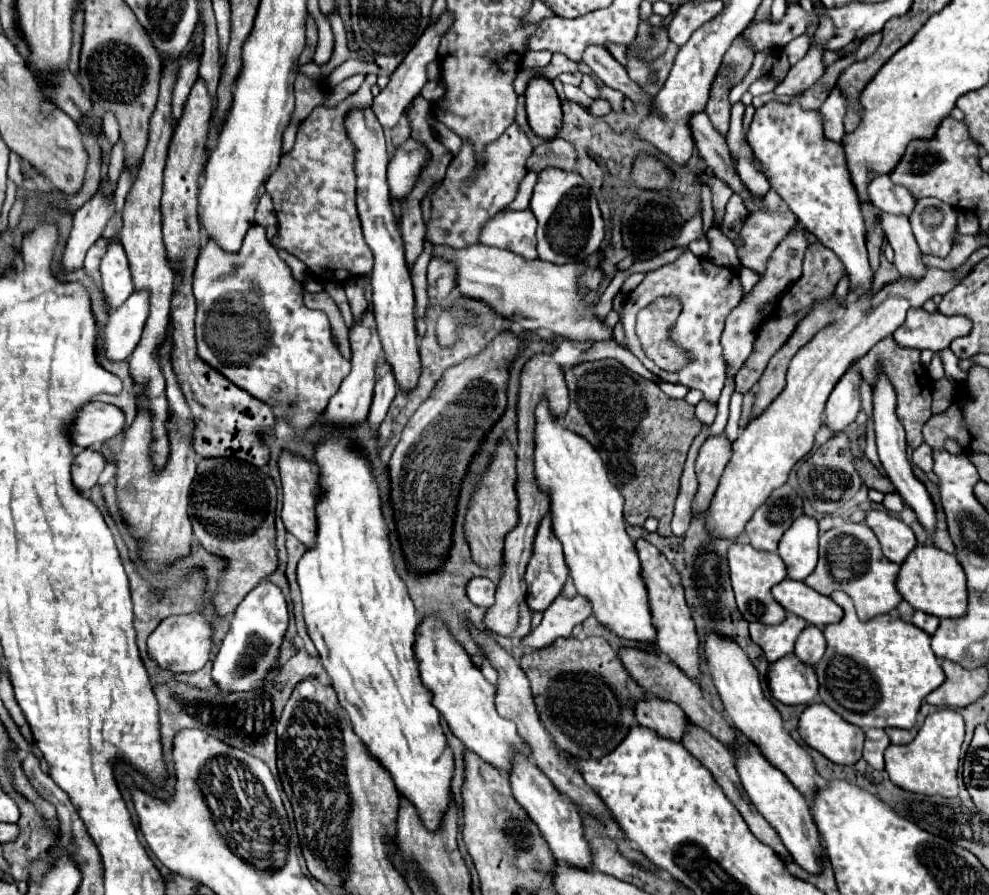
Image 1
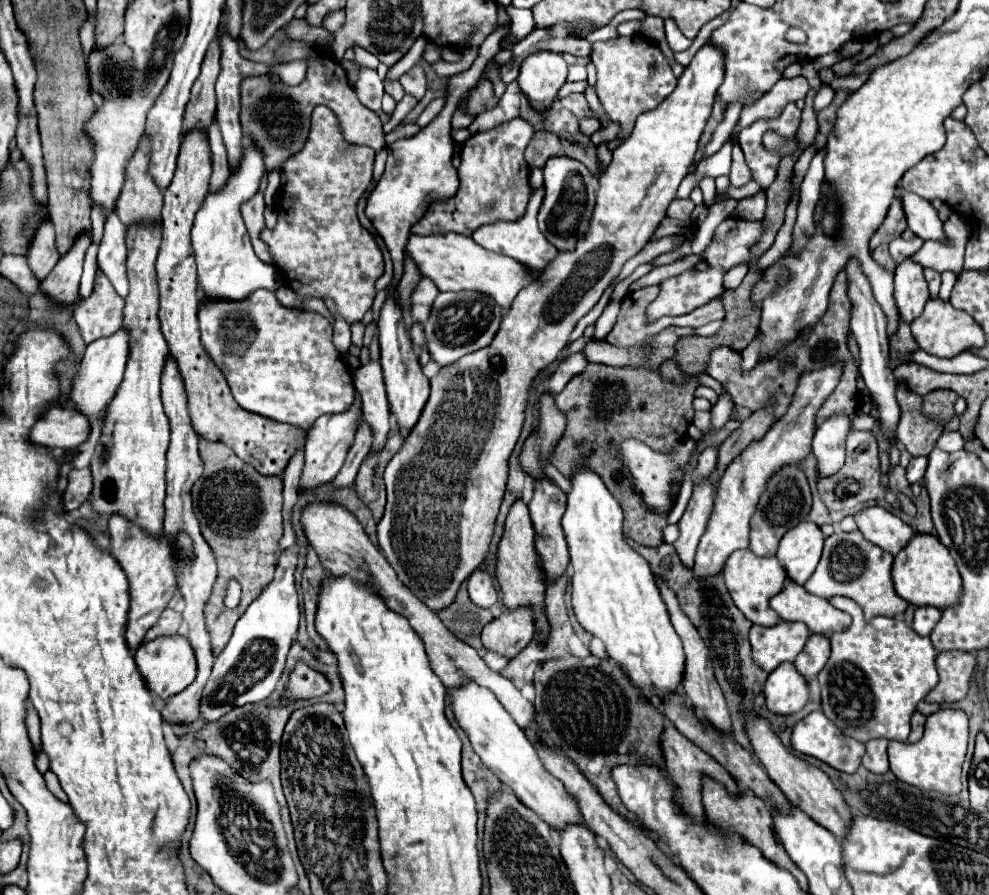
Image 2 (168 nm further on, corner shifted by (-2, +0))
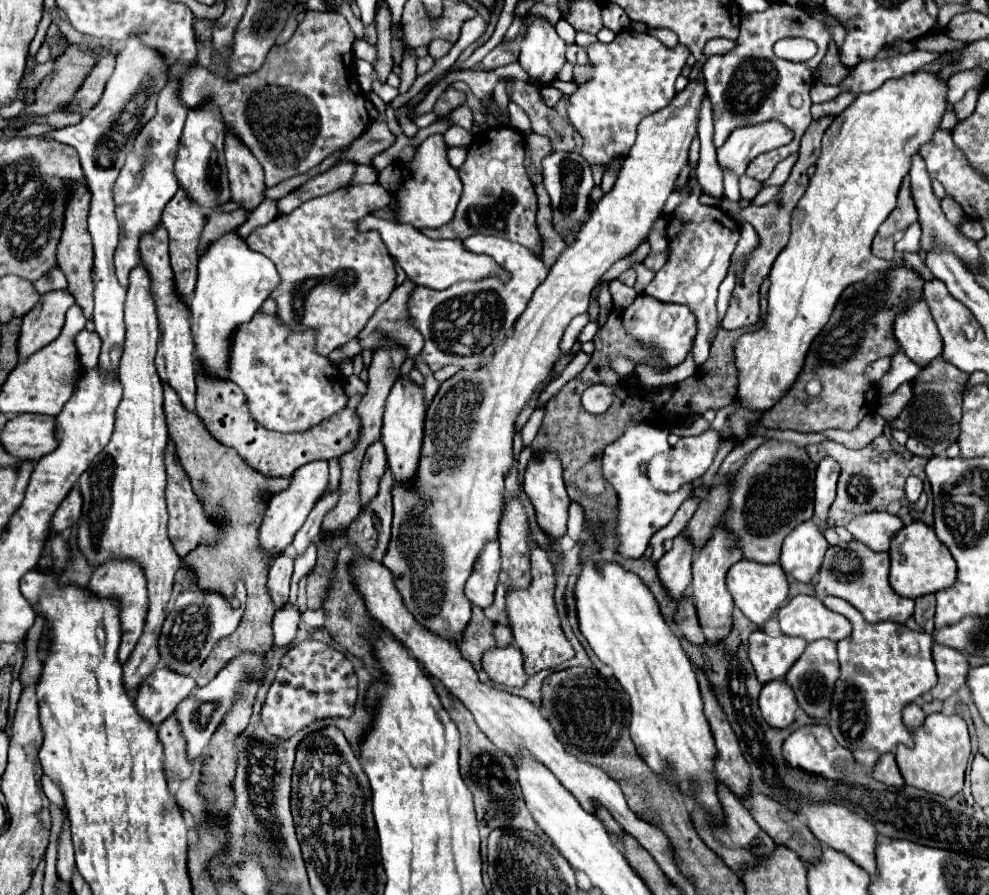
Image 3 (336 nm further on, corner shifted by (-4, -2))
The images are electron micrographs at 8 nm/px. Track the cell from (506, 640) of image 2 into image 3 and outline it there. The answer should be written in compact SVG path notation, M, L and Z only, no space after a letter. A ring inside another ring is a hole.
M494 646L494 650L486 650L482 658L482 668L488 672L494 684L502 686L522 686L526 682L524 658L518 646Z

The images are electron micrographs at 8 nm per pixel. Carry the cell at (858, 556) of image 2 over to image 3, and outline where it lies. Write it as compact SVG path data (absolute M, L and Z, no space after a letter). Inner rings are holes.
M838 542L826 550L820 578L816 584L818 596L838 596L848 600L856 606L868 622L882 622L892 620L904 624L914 610L914 600L898 596L888 584L888 570L890 570L890 554L888 552L874 552L868 550L862 542Z

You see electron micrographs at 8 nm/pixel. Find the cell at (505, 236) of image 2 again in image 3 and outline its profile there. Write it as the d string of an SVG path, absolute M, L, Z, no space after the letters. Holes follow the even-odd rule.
M474 234L464 240L464 246L470 252L492 256L502 268L512 274L512 280L508 284L500 284L496 278L486 278L480 282L456 284L440 292L424 286L418 286L414 290L408 302L408 310L412 324L424 336L424 348L420 354L434 372L448 364L470 368L486 362L494 354L494 350L502 346L518 314L526 308L528 298L548 274L548 268L542 260L542 252L528 250L518 242L508 242L500 236Z

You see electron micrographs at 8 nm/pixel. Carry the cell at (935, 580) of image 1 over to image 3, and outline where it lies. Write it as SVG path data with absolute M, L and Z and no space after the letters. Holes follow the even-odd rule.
M912 522L892 538L890 558L890 586L896 590L896 594L904 598L936 594L956 582L956 562L950 550L936 538L934 530L924 522Z

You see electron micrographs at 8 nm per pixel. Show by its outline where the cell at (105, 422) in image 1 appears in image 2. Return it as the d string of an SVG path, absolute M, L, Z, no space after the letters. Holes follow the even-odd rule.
M52 406L32 426L28 438L44 448L72 450L90 436L90 422L76 410Z

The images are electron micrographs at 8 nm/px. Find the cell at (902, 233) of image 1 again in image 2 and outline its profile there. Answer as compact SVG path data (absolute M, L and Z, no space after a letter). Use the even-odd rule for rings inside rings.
M906 258L902 264L896 266L894 276L894 300L898 306L898 314L906 324L912 324L928 302L930 292L928 284L922 274L922 266Z

